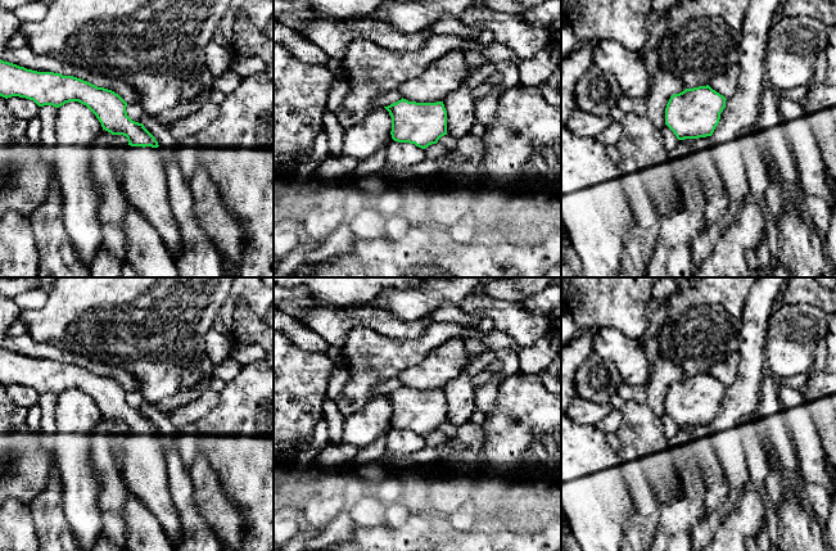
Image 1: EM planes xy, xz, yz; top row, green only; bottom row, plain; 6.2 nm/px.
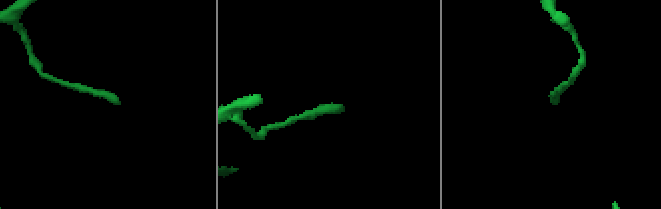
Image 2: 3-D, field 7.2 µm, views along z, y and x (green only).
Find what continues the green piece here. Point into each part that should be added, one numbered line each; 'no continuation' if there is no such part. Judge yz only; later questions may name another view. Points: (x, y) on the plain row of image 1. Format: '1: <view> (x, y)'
no continuation

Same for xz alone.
no continuation

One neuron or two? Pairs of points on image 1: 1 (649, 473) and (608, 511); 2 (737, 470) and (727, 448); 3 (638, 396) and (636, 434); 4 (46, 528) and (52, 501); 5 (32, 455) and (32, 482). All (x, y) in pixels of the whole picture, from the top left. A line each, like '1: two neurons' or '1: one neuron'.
1: two neurons
2: one neuron
3: one neuron
4: one neuron
5: one neuron

